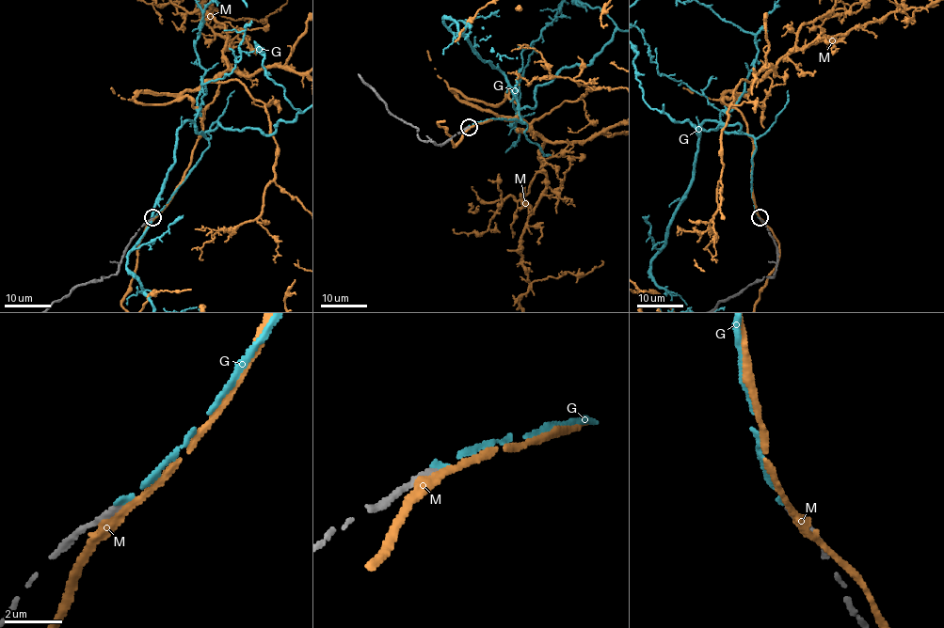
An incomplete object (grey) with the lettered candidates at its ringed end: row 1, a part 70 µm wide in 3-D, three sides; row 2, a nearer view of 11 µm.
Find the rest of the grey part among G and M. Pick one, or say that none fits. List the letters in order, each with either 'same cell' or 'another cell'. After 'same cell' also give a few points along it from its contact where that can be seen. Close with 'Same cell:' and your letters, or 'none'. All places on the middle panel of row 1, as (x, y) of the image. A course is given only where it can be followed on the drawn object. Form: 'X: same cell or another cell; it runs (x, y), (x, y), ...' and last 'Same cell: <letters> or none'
G: same cell
M: another cell
Same cell: G

